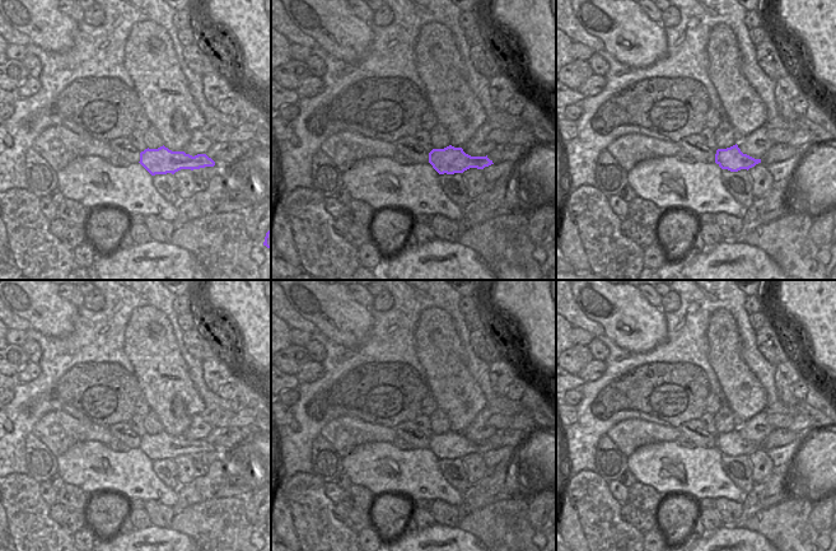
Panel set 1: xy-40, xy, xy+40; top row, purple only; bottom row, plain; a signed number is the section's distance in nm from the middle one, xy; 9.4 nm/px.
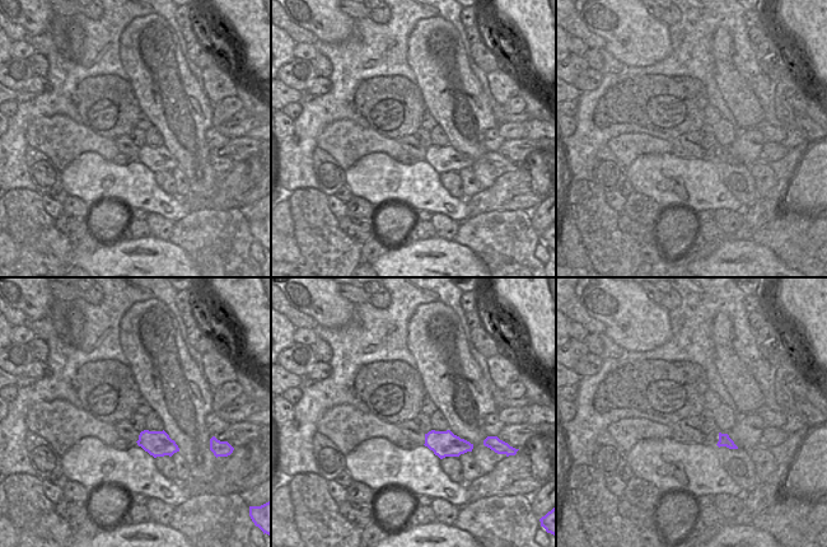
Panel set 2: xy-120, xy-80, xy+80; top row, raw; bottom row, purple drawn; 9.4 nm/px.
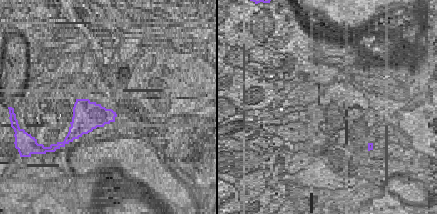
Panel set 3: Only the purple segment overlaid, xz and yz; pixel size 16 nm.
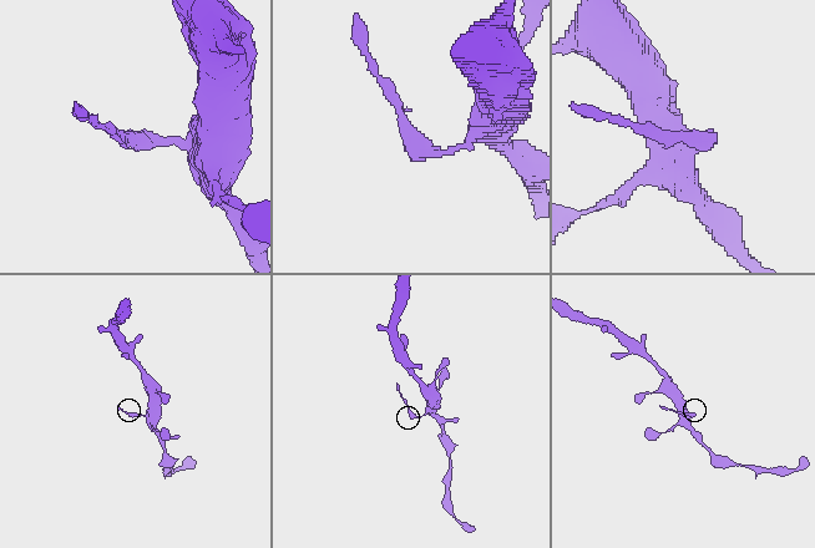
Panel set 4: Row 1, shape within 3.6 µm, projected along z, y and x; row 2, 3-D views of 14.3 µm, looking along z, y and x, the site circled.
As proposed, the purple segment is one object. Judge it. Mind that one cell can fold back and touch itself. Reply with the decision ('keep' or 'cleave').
cleave

